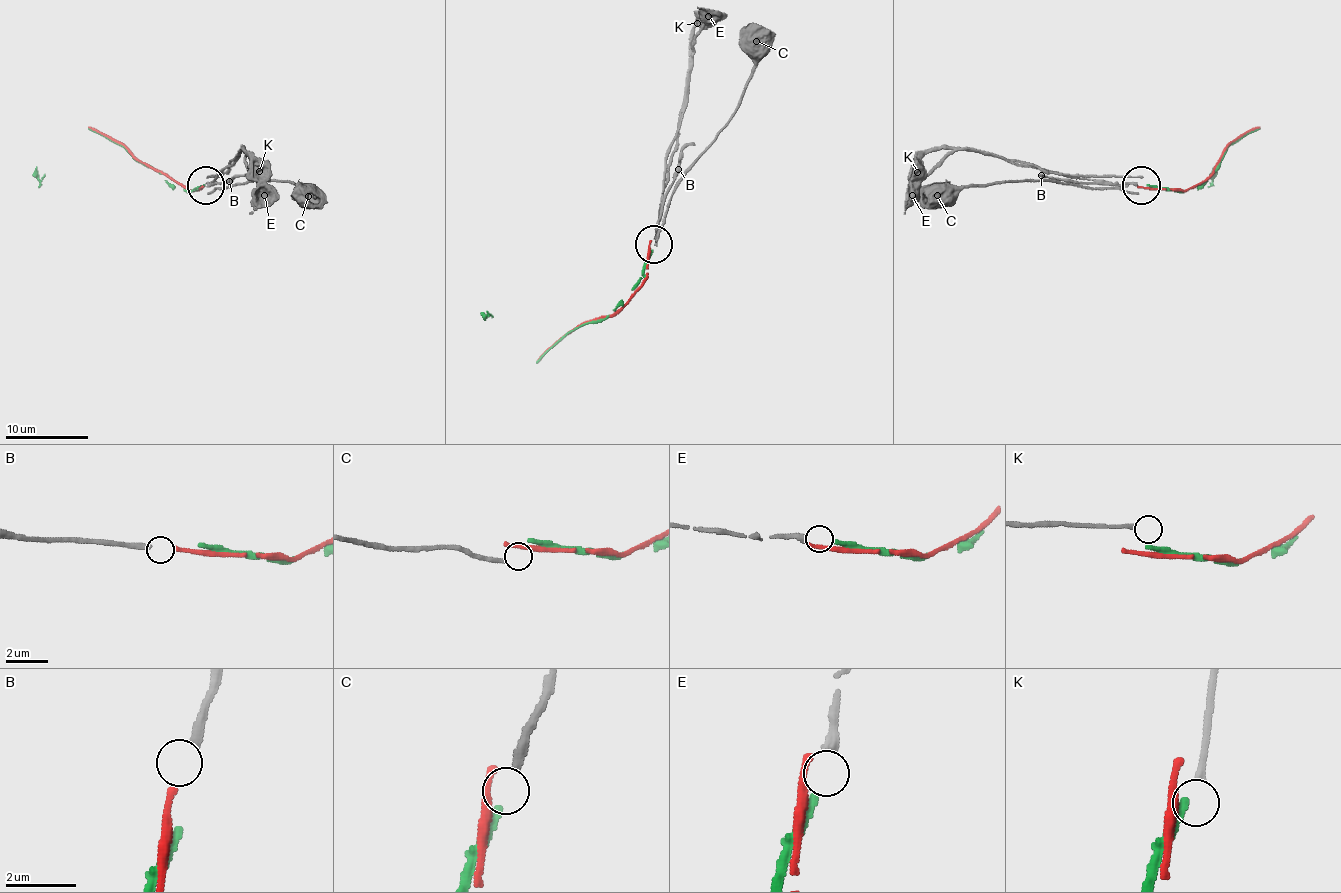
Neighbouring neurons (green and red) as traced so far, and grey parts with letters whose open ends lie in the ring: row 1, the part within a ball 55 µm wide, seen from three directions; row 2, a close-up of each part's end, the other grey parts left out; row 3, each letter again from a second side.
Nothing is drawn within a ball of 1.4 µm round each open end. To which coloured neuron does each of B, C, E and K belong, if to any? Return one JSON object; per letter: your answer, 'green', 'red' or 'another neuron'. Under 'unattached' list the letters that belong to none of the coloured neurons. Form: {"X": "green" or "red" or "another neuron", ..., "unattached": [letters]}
{"B": "red", "C": "another neuron", "E": "green", "K": "another neuron", "unattached": ["C", "K"]}

